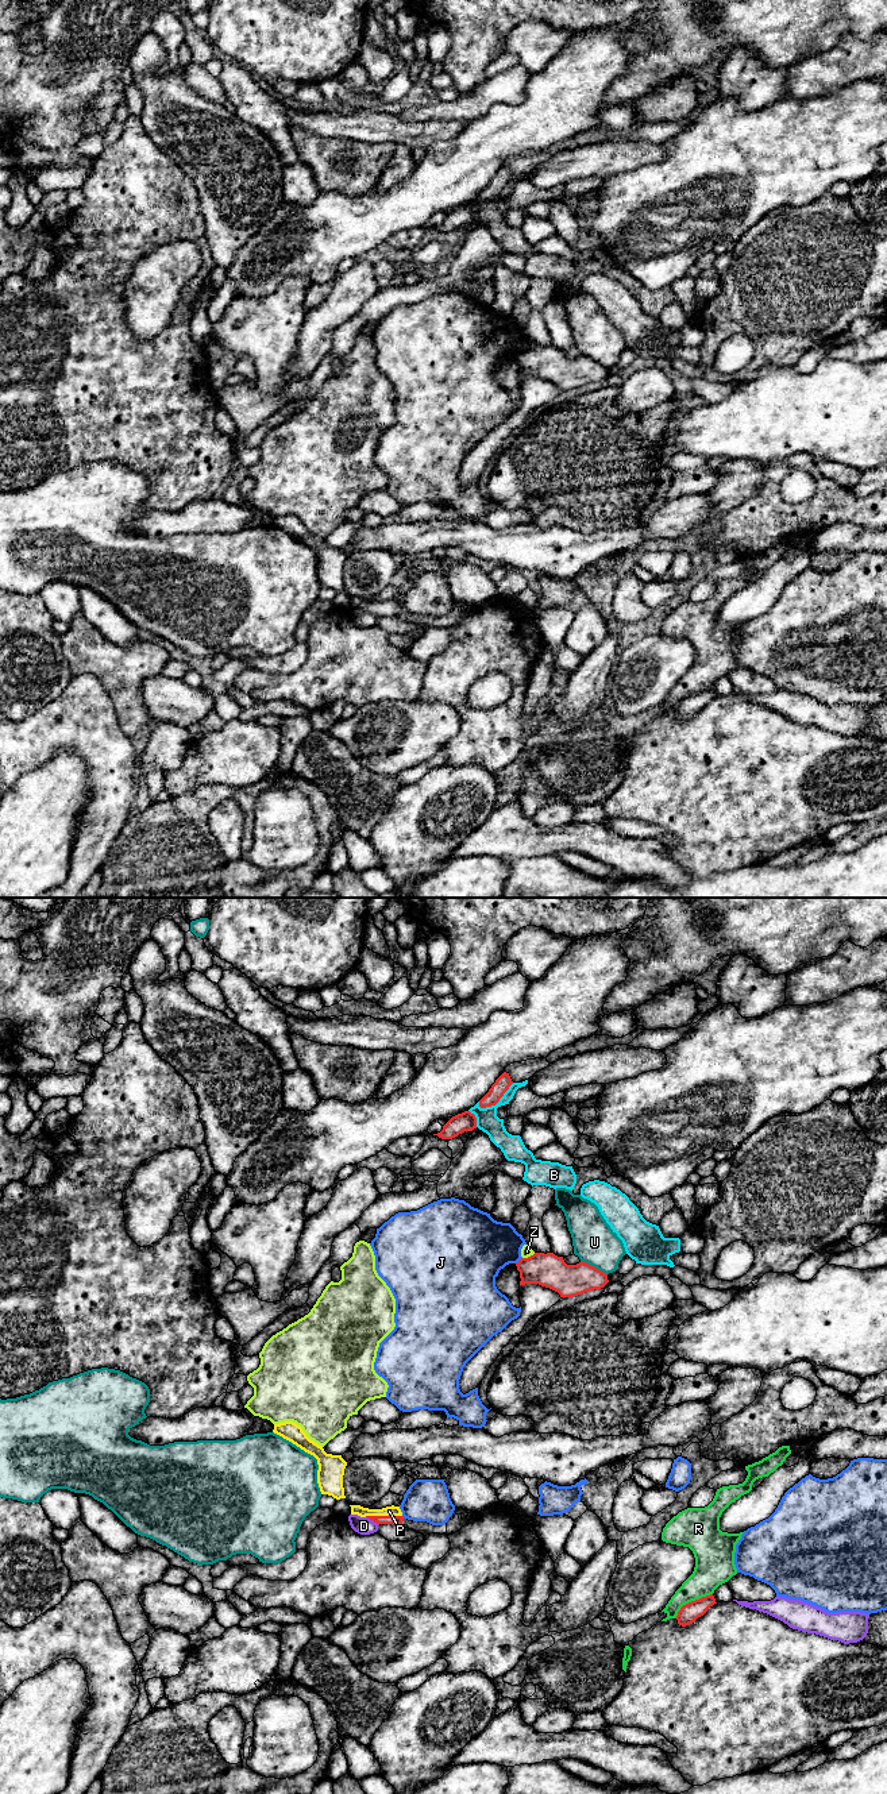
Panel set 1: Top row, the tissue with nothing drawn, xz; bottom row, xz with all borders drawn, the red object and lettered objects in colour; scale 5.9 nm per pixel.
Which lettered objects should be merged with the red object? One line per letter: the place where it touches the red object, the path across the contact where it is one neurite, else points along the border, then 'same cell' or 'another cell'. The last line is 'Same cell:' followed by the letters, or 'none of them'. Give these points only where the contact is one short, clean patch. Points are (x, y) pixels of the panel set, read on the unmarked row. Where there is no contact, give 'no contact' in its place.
B: xz (497, 195) | another cell
D: xz (373, 613) | another cell
J: xz (519, 354) | another cell
P: xz (382, 609) | same cell
R: xz (691, 694) | another cell
U: xz (593, 359) | another cell
Z: xz (528, 350) | another cell
Same cell: P

